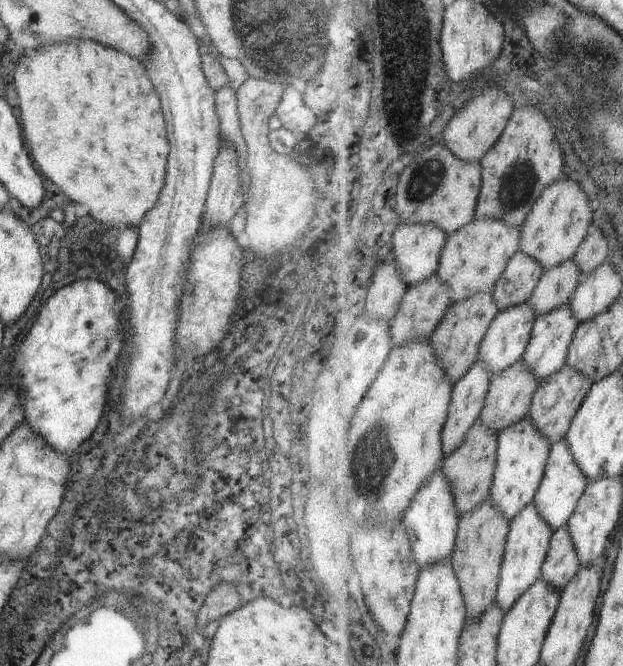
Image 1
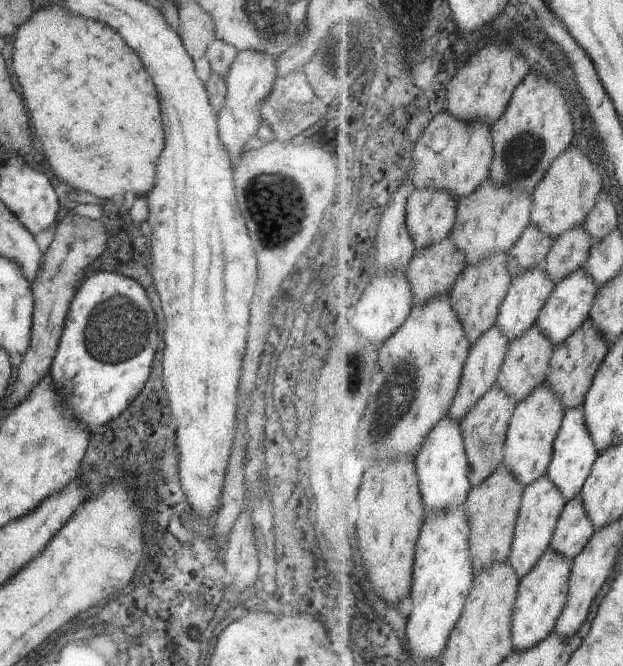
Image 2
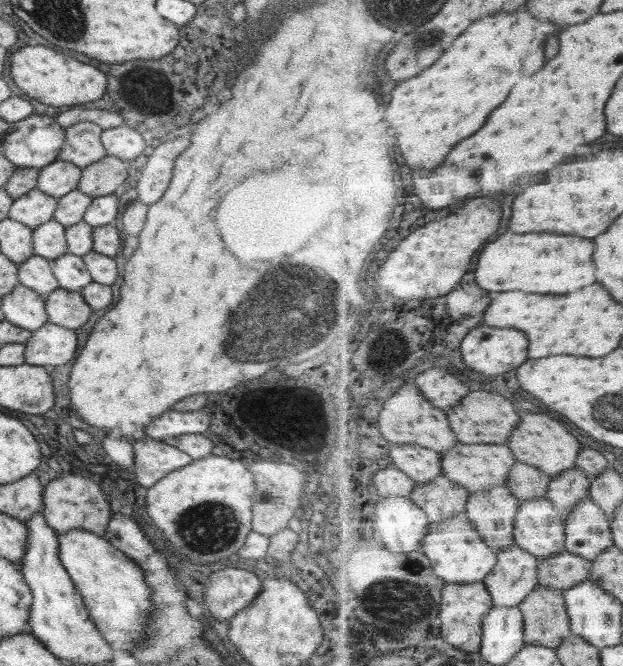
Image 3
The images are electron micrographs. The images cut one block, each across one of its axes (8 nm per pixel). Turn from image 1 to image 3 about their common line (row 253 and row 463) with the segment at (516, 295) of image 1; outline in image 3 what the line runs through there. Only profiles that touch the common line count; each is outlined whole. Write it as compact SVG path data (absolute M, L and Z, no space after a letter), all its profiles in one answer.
M518 462L512 468L507 486L518 498L526 502L532 498L547 496L550 482L552 482L552 478L544 470L532 466L532 464L526 464L526 462Z

